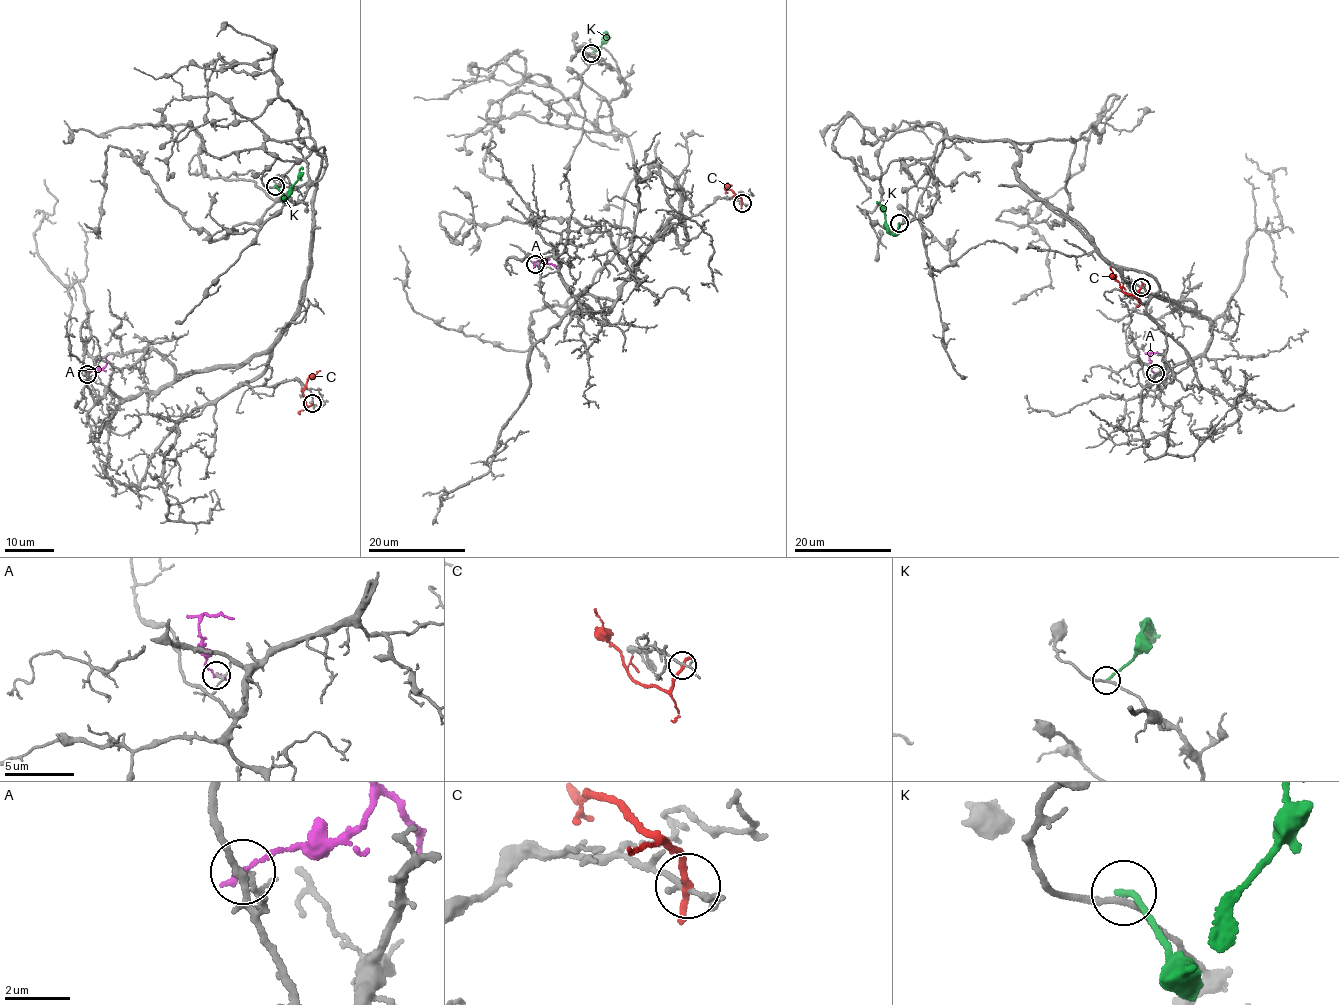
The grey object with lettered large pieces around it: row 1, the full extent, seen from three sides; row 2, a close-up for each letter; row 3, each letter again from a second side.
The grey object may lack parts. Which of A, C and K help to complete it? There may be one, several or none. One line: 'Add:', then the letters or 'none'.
Add: A

